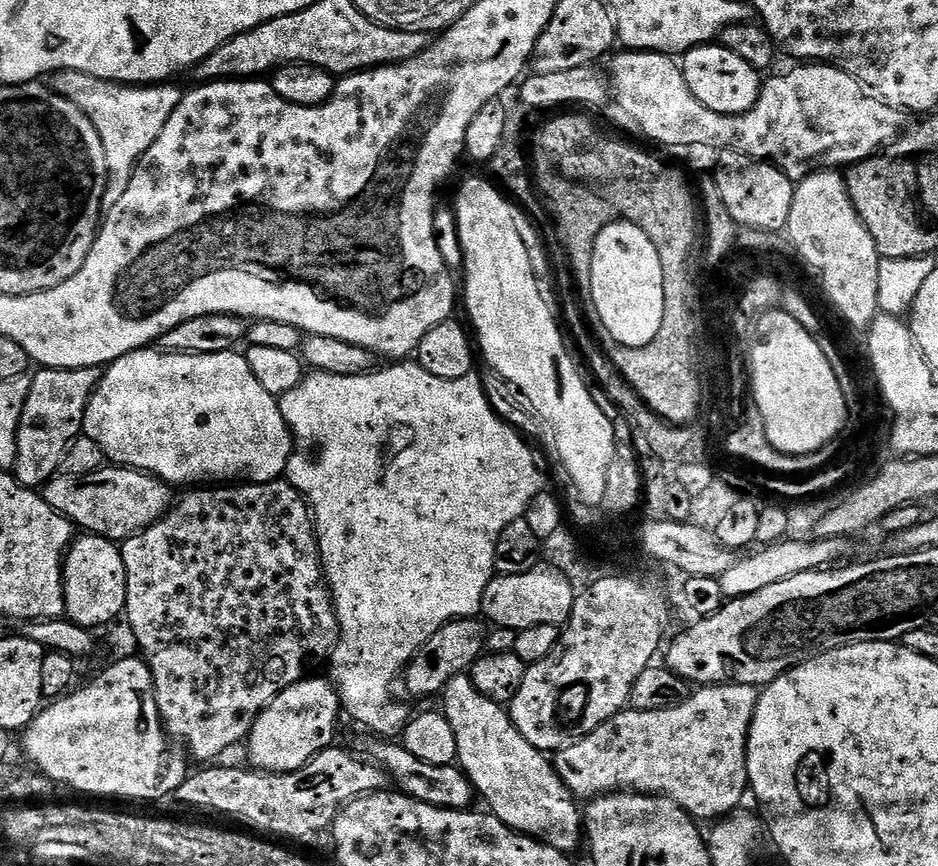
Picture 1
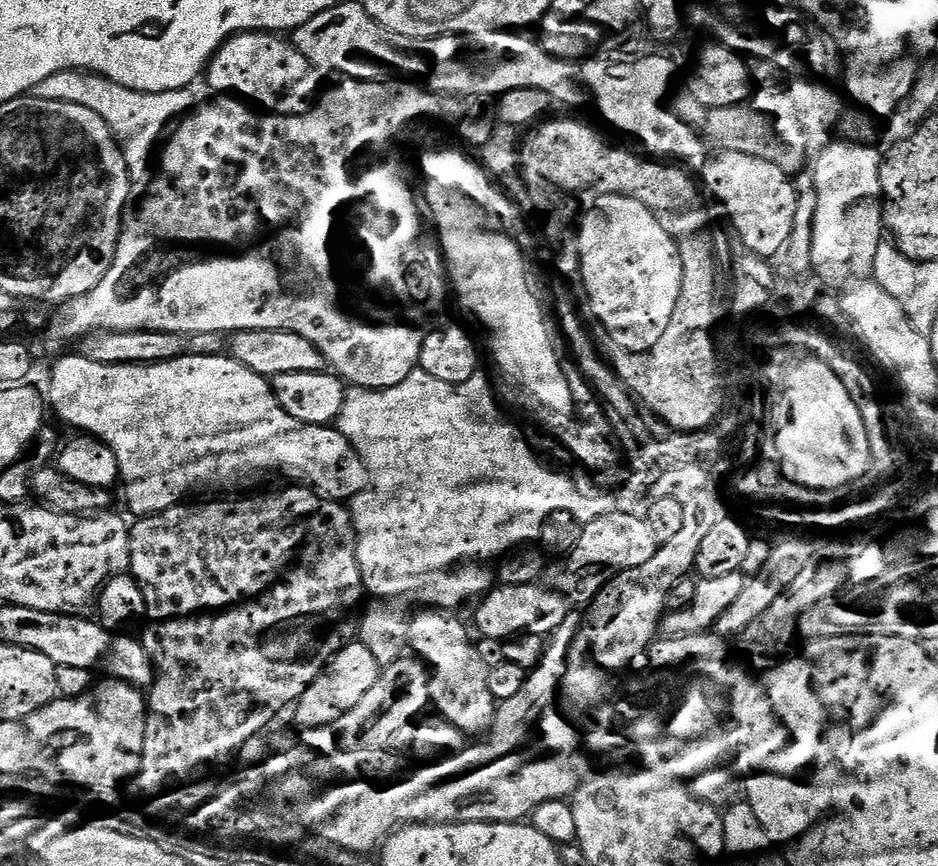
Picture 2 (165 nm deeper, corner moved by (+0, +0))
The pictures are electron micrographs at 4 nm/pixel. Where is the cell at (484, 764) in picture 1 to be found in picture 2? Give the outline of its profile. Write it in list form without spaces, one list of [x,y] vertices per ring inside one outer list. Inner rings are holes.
[[[420,610],[420,613],[412,620],[412,625],[407,625],[406,636],[412,639],[412,648],[417,657],[423,660],[428,666],[432,681],[430,682],[431,703],[437,708],[439,715],[448,720],[458,730],[462,730],[465,737],[476,738],[488,731],[492,726],[492,720],[498,711],[498,702],[490,694],[488,685],[488,666],[479,656],[479,650],[474,640],[468,637],[464,624],[455,620],[455,615],[445,614],[440,610]]]

